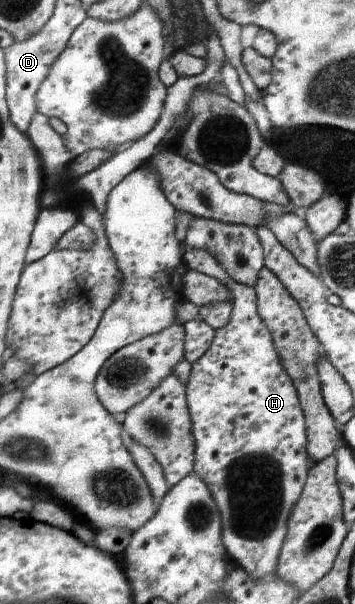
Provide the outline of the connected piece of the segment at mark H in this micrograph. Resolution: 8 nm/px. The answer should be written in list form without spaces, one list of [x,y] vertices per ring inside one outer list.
[[[188,247],[182,260],[187,269],[219,280],[232,296],[229,321],[214,333],[211,347],[192,365],[186,383],[186,400],[195,440],[193,473],[207,485],[218,505],[227,555],[253,580],[269,579],[276,575],[280,549],[287,535],[287,522],[308,476],[305,416],[296,387],[285,373],[270,331],[257,311],[254,287],[231,279],[208,251]]]

